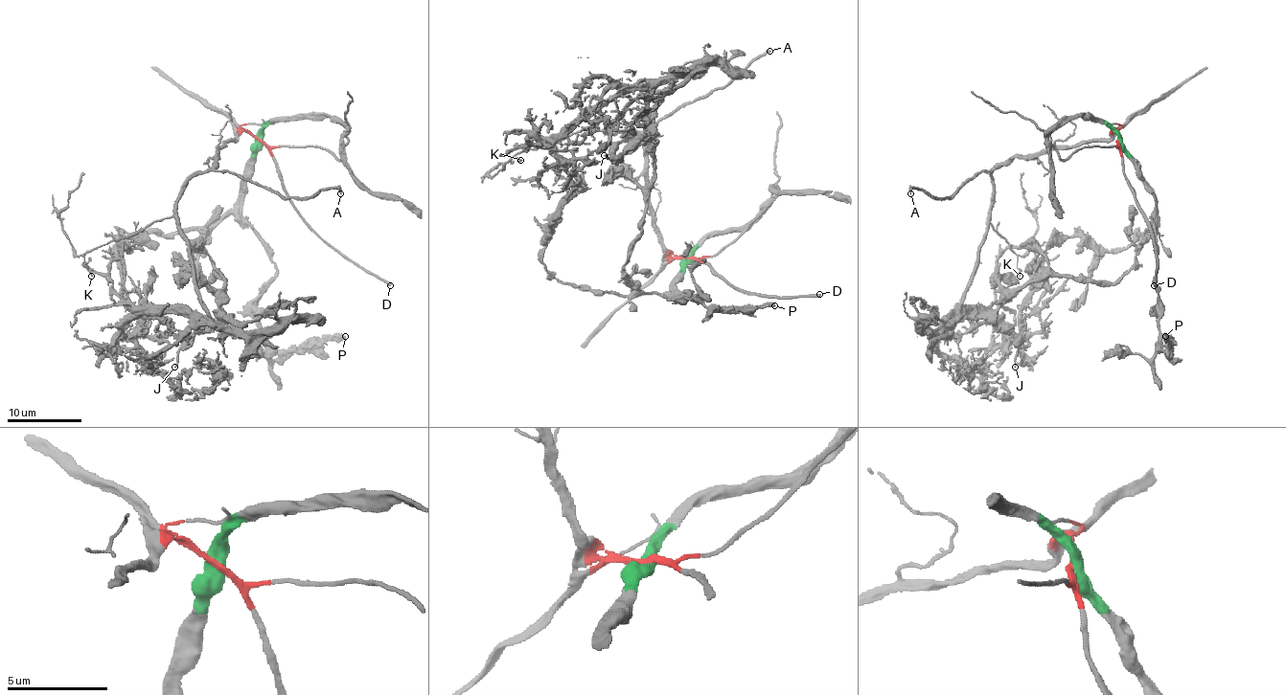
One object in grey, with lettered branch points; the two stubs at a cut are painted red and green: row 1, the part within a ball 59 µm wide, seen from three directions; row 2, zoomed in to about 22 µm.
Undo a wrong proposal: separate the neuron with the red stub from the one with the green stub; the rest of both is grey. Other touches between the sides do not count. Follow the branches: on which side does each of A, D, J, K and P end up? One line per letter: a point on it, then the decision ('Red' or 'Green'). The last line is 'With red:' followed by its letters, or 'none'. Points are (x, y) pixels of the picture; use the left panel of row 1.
A: Place: (340, 193). Red
D: Place: (390, 285). Red
J: Place: (174, 367). Green
K: Place: (91, 276). Red
P: Place: (345, 336). Green
With red: A, D, K

